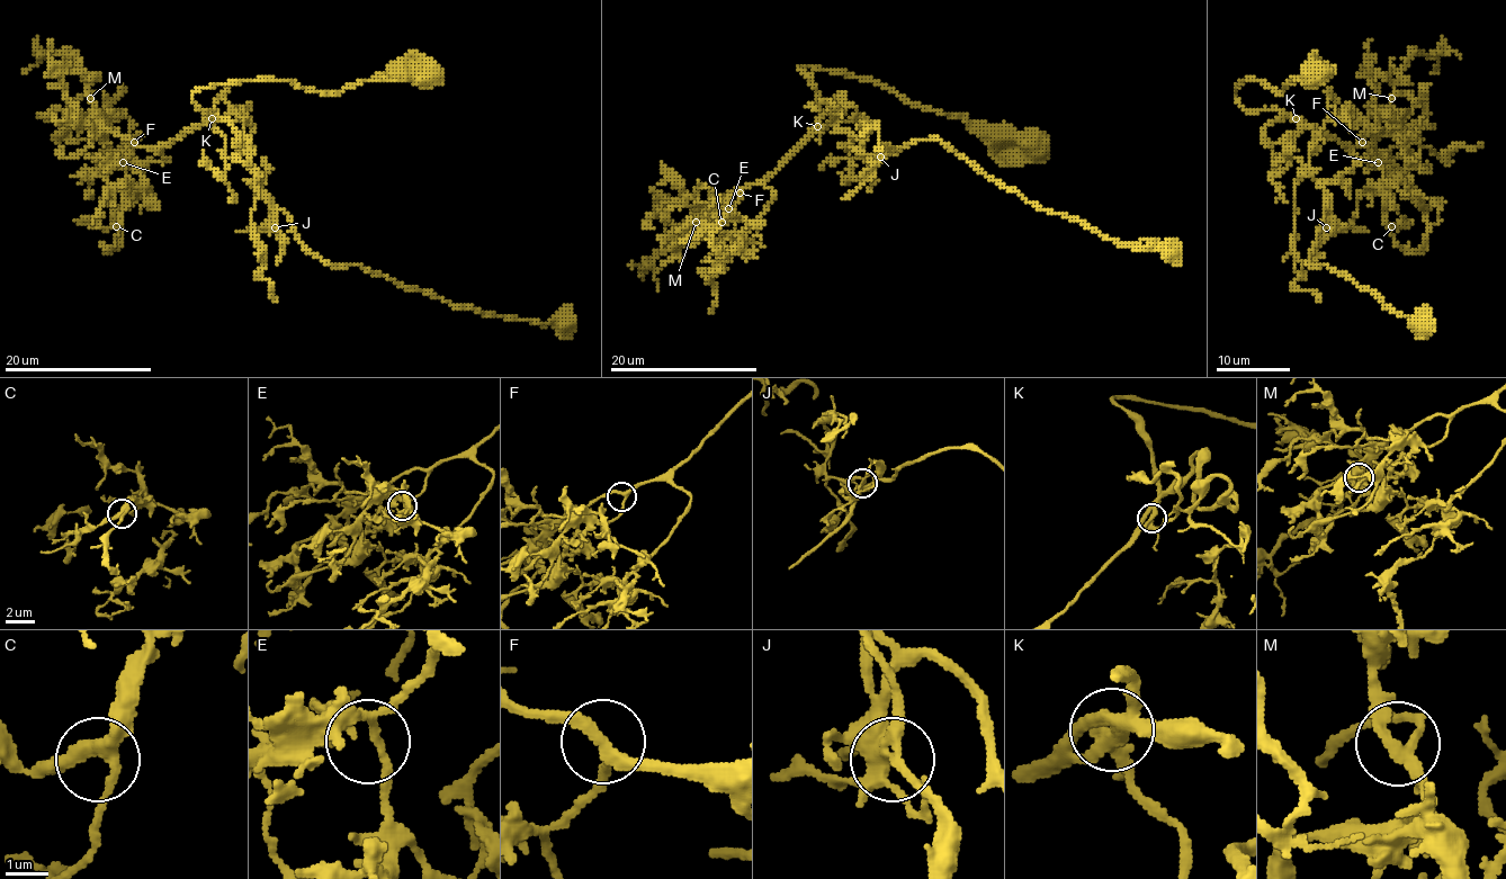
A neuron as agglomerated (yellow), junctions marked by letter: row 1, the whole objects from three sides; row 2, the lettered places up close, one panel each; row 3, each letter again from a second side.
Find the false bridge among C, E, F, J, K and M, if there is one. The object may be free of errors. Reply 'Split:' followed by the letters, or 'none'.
Split: J

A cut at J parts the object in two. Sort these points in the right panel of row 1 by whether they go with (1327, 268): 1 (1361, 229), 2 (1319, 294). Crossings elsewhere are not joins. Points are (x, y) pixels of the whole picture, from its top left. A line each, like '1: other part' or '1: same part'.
1: same part
2: other part

